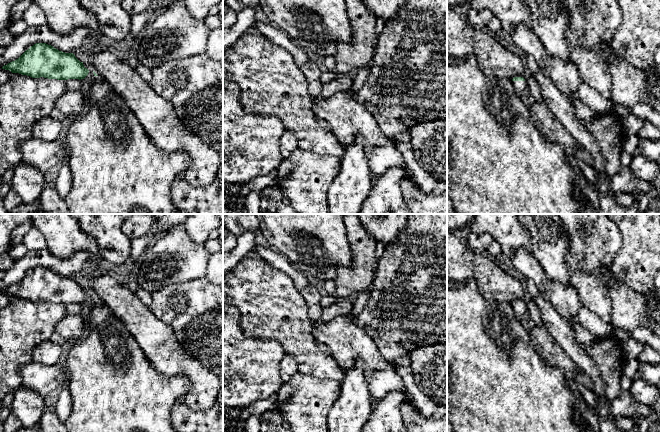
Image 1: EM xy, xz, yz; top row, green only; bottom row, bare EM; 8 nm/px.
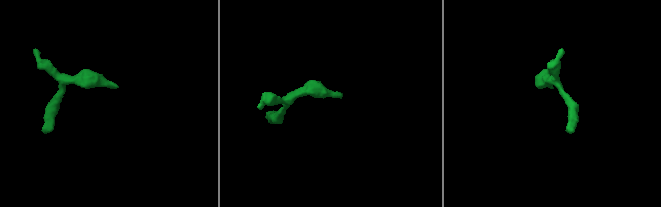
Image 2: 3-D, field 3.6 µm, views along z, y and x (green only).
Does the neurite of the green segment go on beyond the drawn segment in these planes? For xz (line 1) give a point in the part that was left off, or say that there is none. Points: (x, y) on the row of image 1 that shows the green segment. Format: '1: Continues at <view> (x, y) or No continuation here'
1: No continuation here

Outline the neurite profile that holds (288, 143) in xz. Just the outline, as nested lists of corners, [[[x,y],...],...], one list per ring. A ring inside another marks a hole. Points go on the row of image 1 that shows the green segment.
[[[286,130],[279,142],[279,147],[282,153],[282,157],[288,157],[296,148],[298,148],[298,140],[294,134]]]

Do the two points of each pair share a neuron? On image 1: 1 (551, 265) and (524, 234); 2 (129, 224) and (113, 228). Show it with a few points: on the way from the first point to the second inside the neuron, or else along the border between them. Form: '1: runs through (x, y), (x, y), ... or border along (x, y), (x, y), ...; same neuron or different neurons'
1: runs through (547, 257), (532, 242); same neuron
2: border along (122, 224), (122, 231), (131, 239); different neurons

